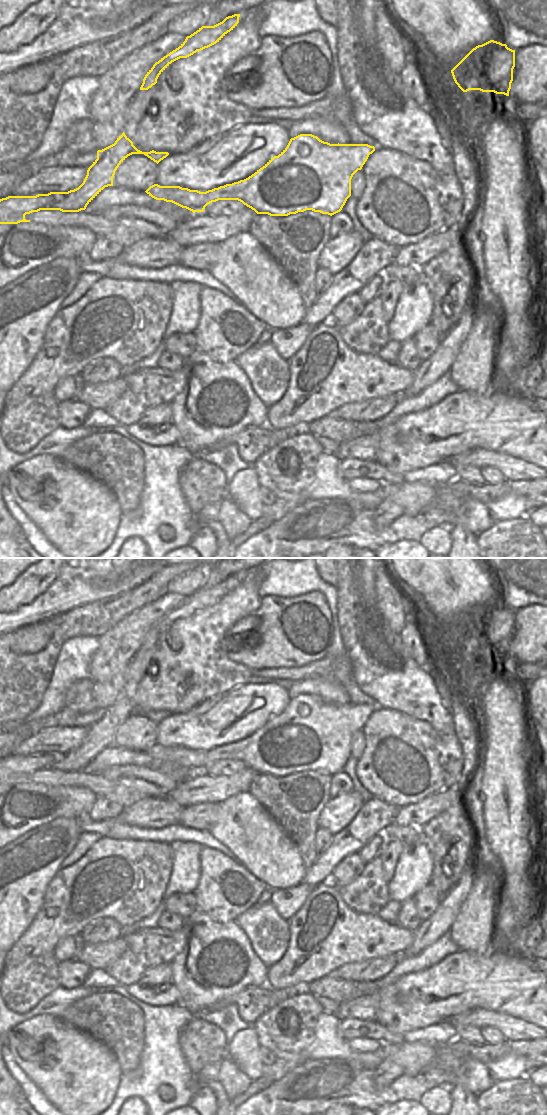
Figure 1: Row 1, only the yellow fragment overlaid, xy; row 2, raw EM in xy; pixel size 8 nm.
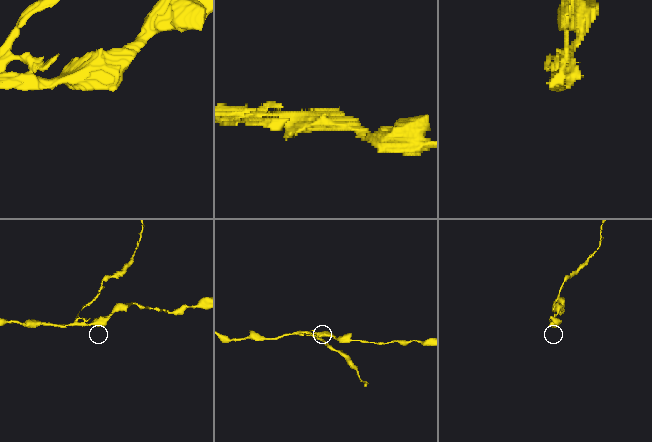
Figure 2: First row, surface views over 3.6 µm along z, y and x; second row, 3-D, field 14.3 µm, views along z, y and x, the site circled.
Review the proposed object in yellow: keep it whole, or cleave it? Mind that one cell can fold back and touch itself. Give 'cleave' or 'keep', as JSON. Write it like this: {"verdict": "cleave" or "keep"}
{"verdict": "cleave"}

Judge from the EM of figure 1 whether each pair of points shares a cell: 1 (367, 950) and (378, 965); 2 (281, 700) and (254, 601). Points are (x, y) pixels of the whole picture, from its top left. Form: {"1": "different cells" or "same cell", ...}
{"1": "different cells", "2": "different cells"}

